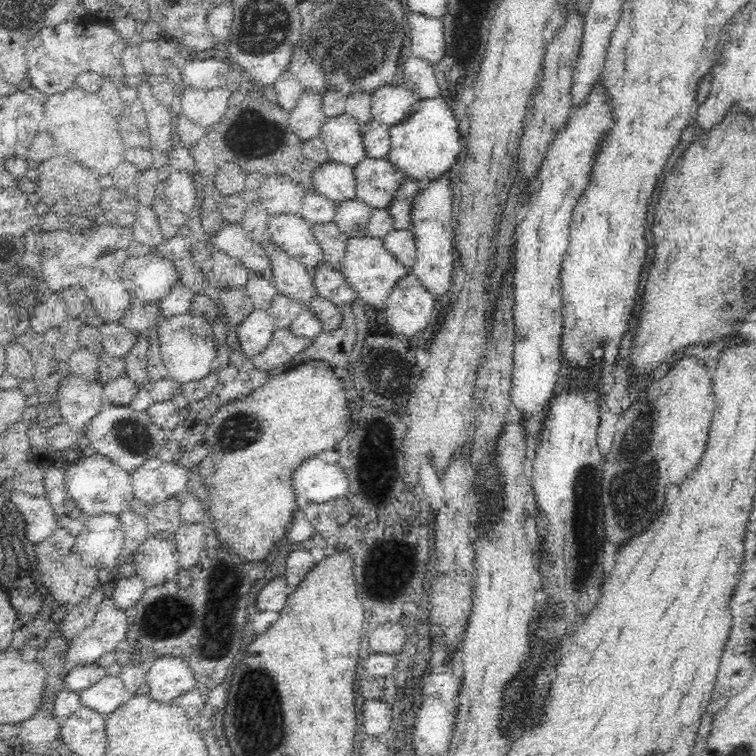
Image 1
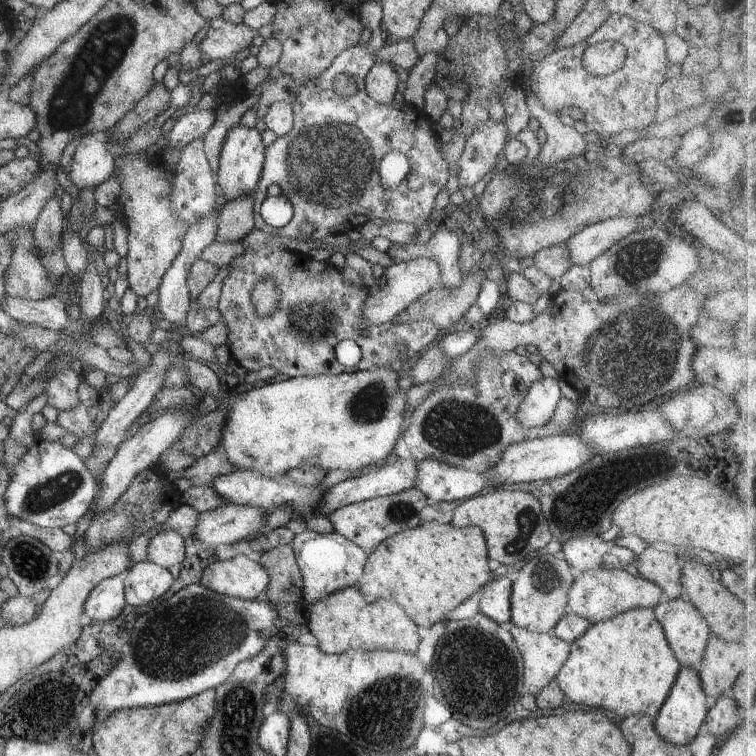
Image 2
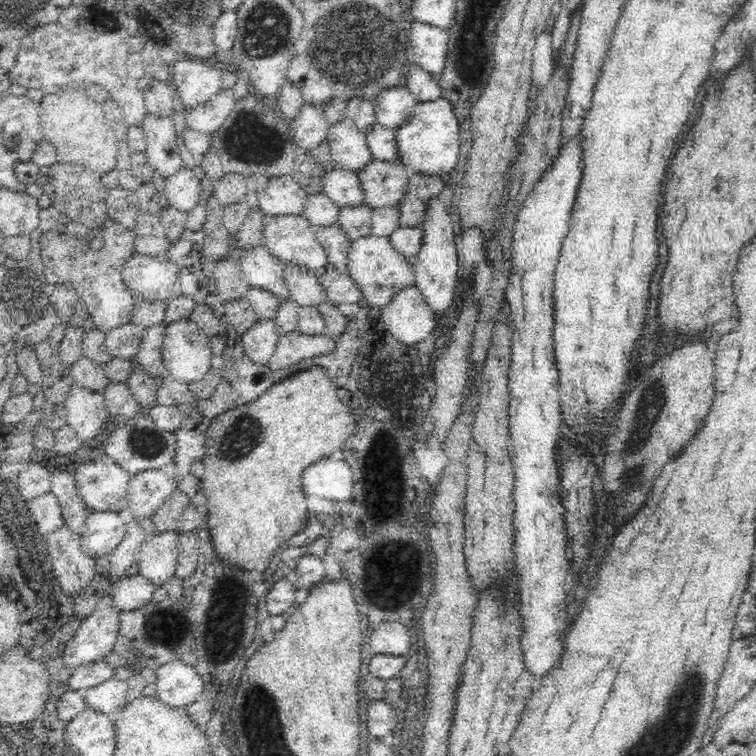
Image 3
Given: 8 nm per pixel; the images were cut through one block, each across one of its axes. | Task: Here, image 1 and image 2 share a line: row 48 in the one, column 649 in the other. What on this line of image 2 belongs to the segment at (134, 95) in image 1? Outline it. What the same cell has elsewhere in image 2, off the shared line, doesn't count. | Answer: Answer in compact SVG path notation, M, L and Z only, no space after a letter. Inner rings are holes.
M611 14L611 16L584 42L576 46L557 48L540 62L533 65L533 69L528 72L531 75L532 85L537 92L538 99L541 101L546 111L561 113L568 108L579 108L584 112L584 126L592 134L600 134L600 144L603 145L614 135L618 135L623 130L642 131L646 127L655 123L657 115L657 92L658 88L667 80L667 71L671 68L666 48L665 36L659 33L651 25L646 25L628 16ZM601 41L615 41L622 44L627 51L624 66L608 76L594 77L583 66L583 56L588 46L598 44Z

